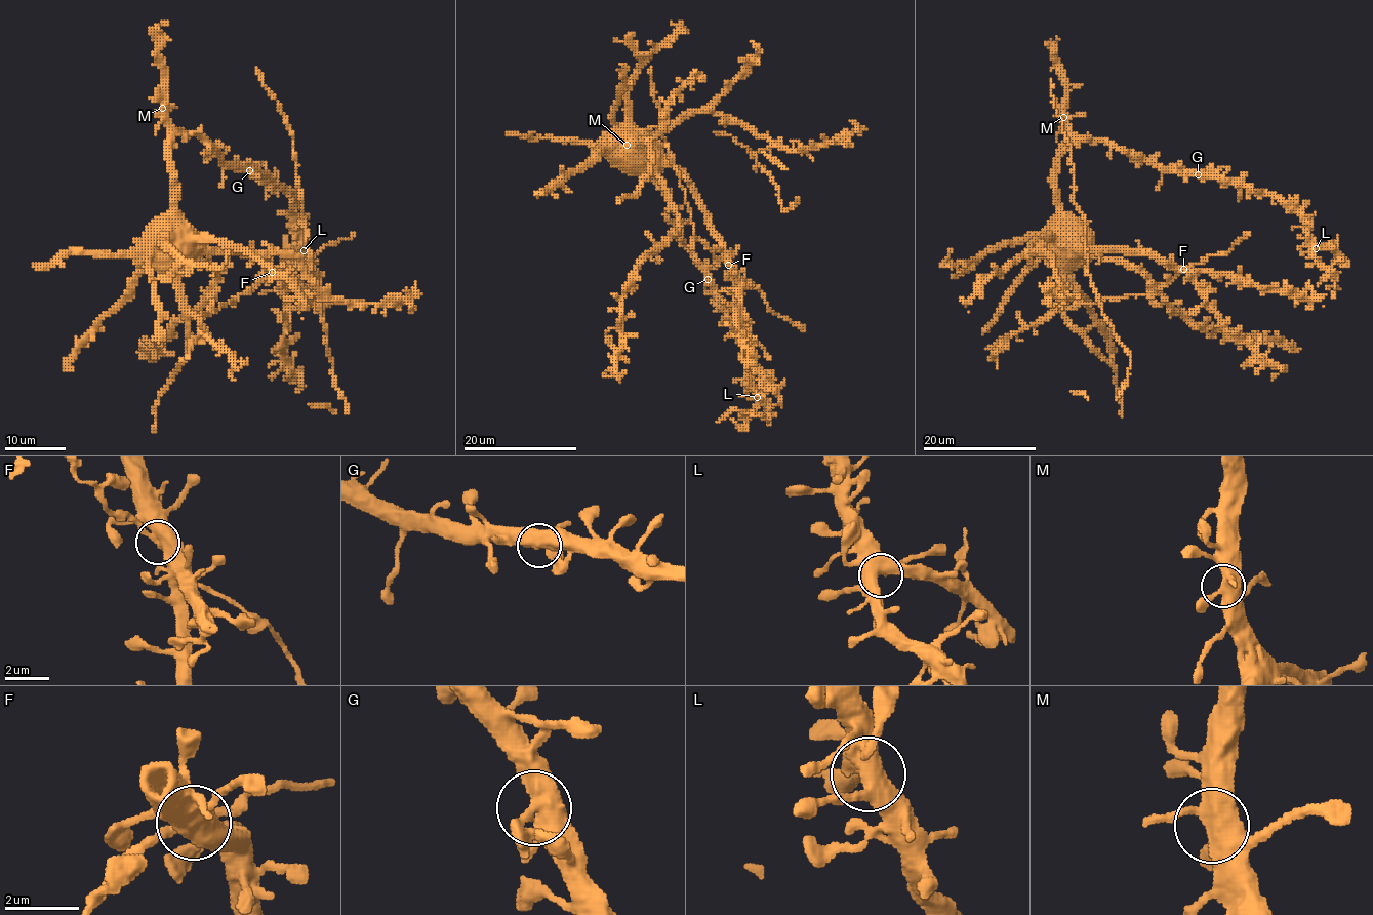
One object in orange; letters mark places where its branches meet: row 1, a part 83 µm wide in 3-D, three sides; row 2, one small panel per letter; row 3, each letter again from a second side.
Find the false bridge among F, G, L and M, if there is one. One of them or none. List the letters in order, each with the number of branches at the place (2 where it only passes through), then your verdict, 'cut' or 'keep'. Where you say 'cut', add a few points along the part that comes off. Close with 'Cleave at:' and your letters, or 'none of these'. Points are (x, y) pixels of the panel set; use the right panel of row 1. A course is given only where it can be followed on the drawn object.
F: 4 | cut | (1183, 269), (1156, 294), (1054, 307), (1034, 325), (999, 337), (986, 350)
G: 4 | keep
L: 4 | keep
M: 4 | keep
Cleave at: F

